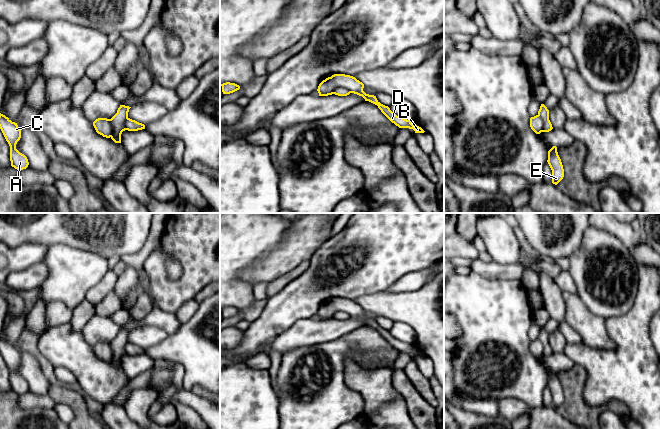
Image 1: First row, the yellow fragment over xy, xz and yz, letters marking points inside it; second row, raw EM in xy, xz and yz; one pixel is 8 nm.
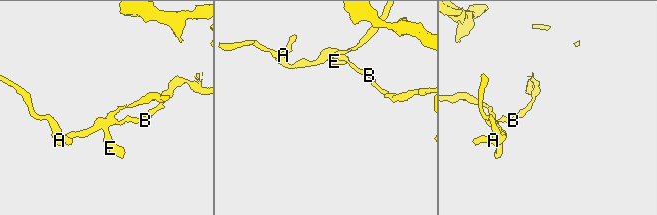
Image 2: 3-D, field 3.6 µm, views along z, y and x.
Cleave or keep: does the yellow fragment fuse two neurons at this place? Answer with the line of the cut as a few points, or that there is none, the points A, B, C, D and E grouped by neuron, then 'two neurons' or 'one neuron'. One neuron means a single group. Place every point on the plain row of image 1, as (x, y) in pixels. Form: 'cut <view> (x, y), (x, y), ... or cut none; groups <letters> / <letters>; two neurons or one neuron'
cut xz (333, 315), (338, 311), (345, 311), (351, 316); groups A B C D / E; two neurons

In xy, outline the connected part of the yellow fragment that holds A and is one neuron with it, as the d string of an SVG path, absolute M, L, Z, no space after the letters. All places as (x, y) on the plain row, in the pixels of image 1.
M0 337L0 353L10 370L11 390L18 395L26 393L29 389L28 383L16 373L16 368L21 362L21 354L17 347Z

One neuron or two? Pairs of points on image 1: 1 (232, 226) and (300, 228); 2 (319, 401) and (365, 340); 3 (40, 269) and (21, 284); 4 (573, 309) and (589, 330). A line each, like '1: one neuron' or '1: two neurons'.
1: two neurons
2: one neuron
3: one neuron
4: one neuron

